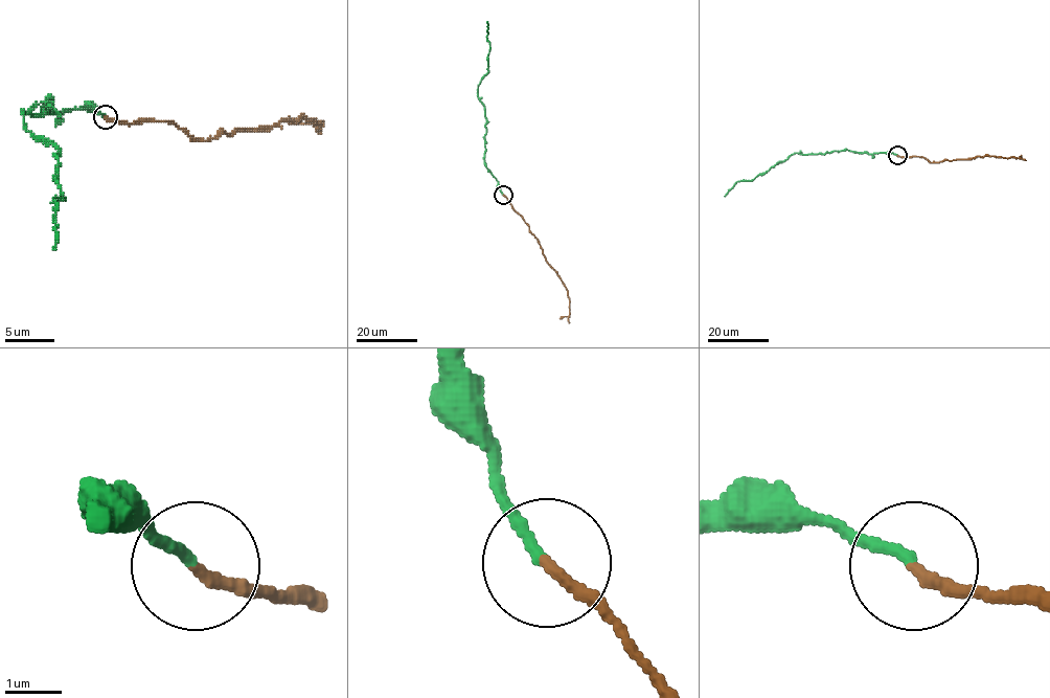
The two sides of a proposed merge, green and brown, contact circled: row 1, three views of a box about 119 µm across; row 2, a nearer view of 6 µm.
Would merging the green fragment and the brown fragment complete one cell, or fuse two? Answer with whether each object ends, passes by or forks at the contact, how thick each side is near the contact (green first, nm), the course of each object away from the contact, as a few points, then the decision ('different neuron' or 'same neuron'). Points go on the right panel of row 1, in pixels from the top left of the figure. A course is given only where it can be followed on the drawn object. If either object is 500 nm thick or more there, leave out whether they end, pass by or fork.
green ends; brown ends; calibres 190 and 200 nm; course green (897, 155), (842, 150), (794, 153), (751, 180), (737, 181), (724, 196); course brown (897, 155), (920, 156), (931, 162), (978, 156), (1018, 158), (1021, 155); different neuron

